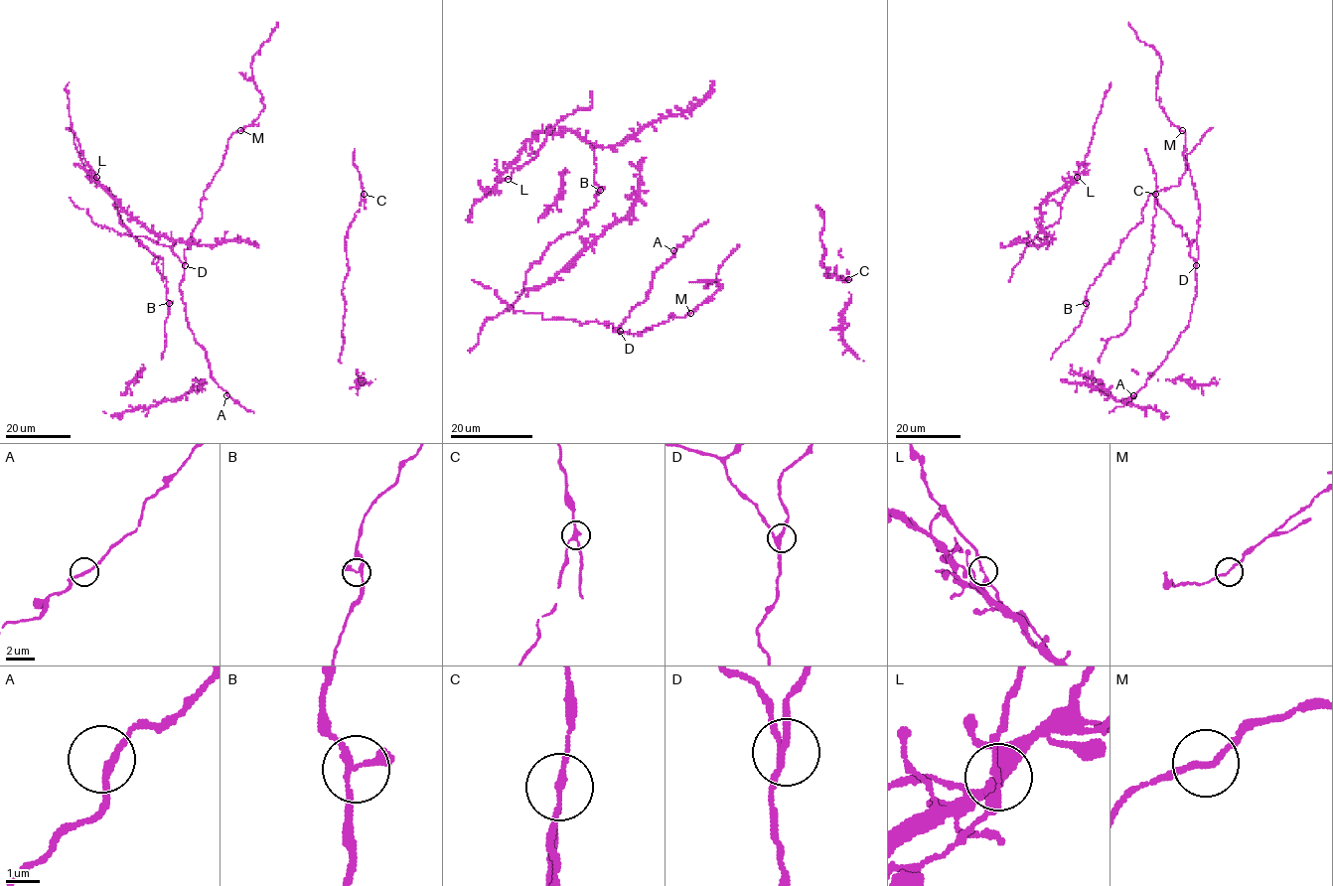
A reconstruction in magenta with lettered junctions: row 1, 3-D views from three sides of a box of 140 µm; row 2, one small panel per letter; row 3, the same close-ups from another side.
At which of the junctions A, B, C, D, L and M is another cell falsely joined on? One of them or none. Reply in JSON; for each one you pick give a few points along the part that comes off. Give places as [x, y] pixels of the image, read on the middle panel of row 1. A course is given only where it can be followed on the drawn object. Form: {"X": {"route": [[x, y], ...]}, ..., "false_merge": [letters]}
{"C": {"route": [[848, 279], [835, 273], [837, 266]]}, "false_merge": ["C"]}

